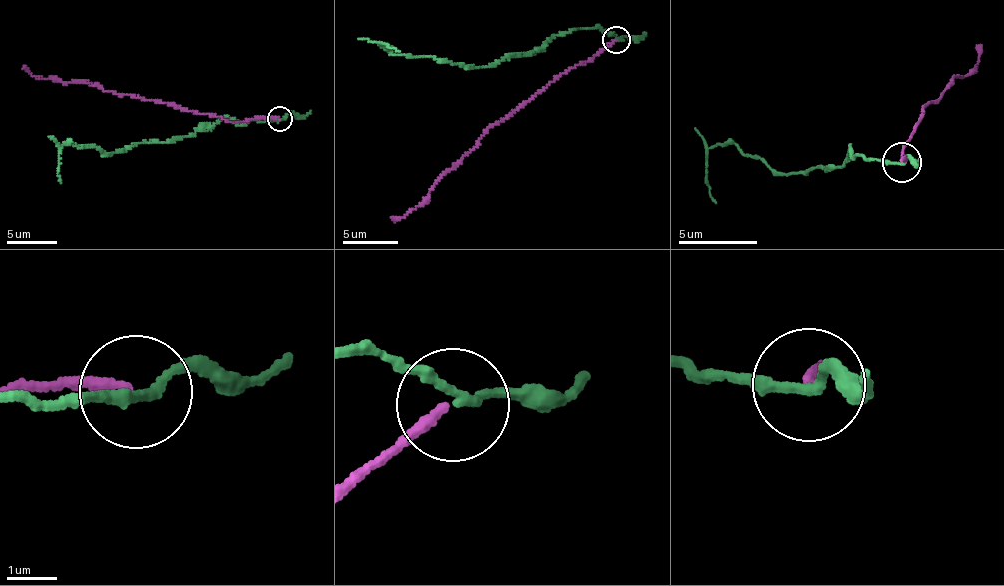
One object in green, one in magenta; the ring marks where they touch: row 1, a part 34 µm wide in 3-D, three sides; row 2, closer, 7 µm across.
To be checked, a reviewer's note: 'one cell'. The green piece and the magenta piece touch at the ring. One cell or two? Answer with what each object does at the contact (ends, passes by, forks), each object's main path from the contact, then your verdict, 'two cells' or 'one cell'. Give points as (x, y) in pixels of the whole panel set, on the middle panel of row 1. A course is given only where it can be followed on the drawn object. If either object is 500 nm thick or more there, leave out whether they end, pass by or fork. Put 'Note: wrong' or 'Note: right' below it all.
green passes by | magenta ends | green via (616, 40), (599, 28), (569, 29), (543, 48), (471, 68), (408, 57), (381, 43), (399, 51) | magenta via (616, 40), (570, 68), (490, 127), (447, 172), (425, 201), (408, 212), (391, 217) | two cells
Note: wrong

